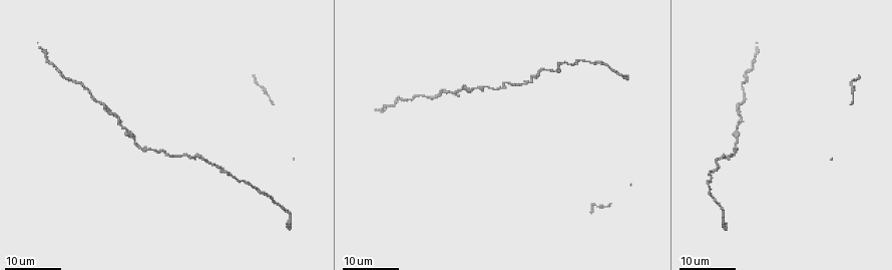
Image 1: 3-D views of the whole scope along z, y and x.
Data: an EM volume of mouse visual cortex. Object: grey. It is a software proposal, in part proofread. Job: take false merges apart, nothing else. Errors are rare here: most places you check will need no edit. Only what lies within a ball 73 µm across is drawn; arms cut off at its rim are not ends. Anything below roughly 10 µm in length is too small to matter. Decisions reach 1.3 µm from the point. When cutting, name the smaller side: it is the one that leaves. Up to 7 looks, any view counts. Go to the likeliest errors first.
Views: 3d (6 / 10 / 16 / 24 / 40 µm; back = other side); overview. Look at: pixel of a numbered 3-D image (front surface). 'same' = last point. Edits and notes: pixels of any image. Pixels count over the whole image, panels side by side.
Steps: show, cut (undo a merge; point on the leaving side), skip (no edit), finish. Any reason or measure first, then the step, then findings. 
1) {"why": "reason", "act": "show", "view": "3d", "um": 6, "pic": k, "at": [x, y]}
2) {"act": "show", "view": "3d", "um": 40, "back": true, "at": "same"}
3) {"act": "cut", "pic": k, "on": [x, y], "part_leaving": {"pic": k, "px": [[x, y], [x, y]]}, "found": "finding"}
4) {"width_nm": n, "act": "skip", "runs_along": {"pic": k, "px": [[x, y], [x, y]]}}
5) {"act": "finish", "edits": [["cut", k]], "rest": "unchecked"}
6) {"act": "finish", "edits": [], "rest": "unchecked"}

{"act": "show", "view": "3d", "um": 24, "pic": 1, "at": [225, 170]}

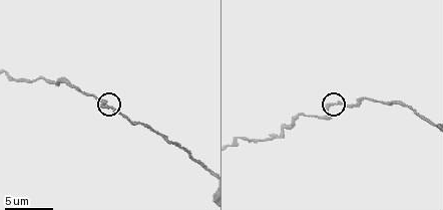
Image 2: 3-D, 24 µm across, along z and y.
{"act": "show", "view": "3d", "um": 6, "pic": 2, "at": [333, 105]}

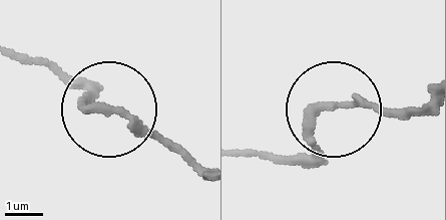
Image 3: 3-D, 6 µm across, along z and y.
{"width_nm": 220, "act": "skip", "runs_along": {"pic": 3, "px": [[239, 150], [287, 157], [316, 122], [354, 102], [427, 112]]}, "found": "all the same cell"}

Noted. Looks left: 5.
{"why": "calibre changes", "act": "show", "view": "3d", "um": 16, "pic": 1, "at": [739, 104]}

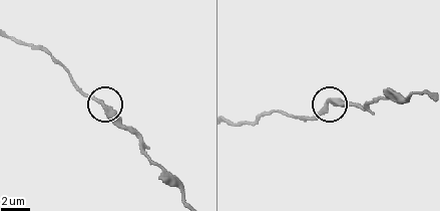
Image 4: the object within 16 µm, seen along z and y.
{"act": "show", "view": "3d", "um": 6, "pic": 4, "at": [326, 106]}

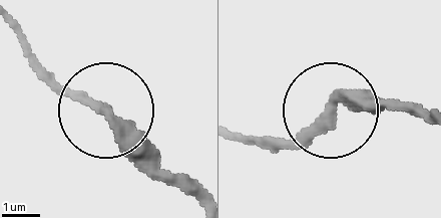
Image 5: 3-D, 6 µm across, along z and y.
{"width_nm": 320, "act": "skip", "runs_along": {"pic": 5, "px": [[423, 117], [337, 106], [290, 142], [264, 145]]}, "found": "continuous, no second cell"}

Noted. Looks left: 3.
{"act": "show", "view": "3d", "um": 10, "pic": 2, "at": [292, 120]}

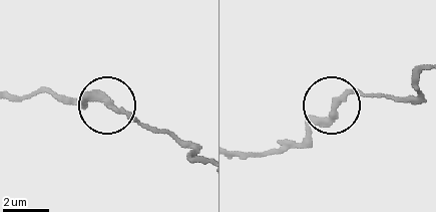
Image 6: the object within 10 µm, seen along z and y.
{"act": "skip", "found": "all the same cell"}

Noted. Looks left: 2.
{"why": "a narrow waist", "act": "show", "view": "3d", "um": 6, "pic": 2, "at": [241, 136]}

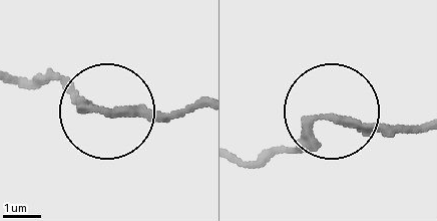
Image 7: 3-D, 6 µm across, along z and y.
{"width_nm": 220, "act": "skip", "runs_along": {"pic": 7, "px": [[424, 124], [318, 118], [299, 143], [264, 159]]}, "found": "all the same cell"}

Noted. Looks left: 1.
{"act": "finish", "edits": [], "rest": "unchecked"}

